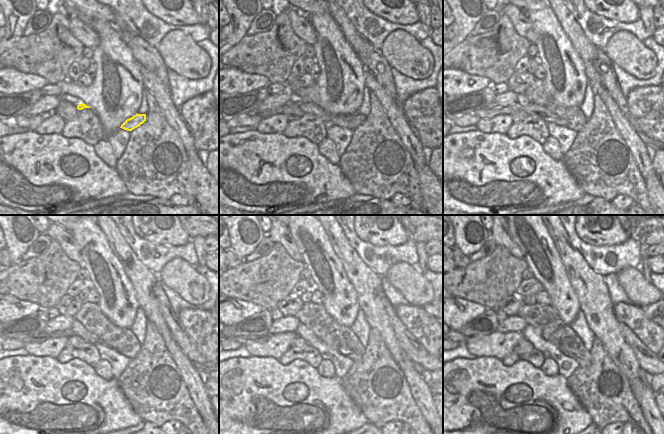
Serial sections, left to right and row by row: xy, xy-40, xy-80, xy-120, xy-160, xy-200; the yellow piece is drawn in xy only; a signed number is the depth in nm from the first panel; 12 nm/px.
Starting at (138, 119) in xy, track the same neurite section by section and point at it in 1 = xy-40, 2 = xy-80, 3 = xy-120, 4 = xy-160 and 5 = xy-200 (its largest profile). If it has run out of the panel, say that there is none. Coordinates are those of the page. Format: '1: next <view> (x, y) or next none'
1: next xy-40 (350, 122)
2: next xy-80 (543, 112)
3: next xy-120 (37, 338)
4: next xy-160 (261, 338)
5: next xy-200 (463, 339)

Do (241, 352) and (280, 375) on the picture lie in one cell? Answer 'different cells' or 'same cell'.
different cells

